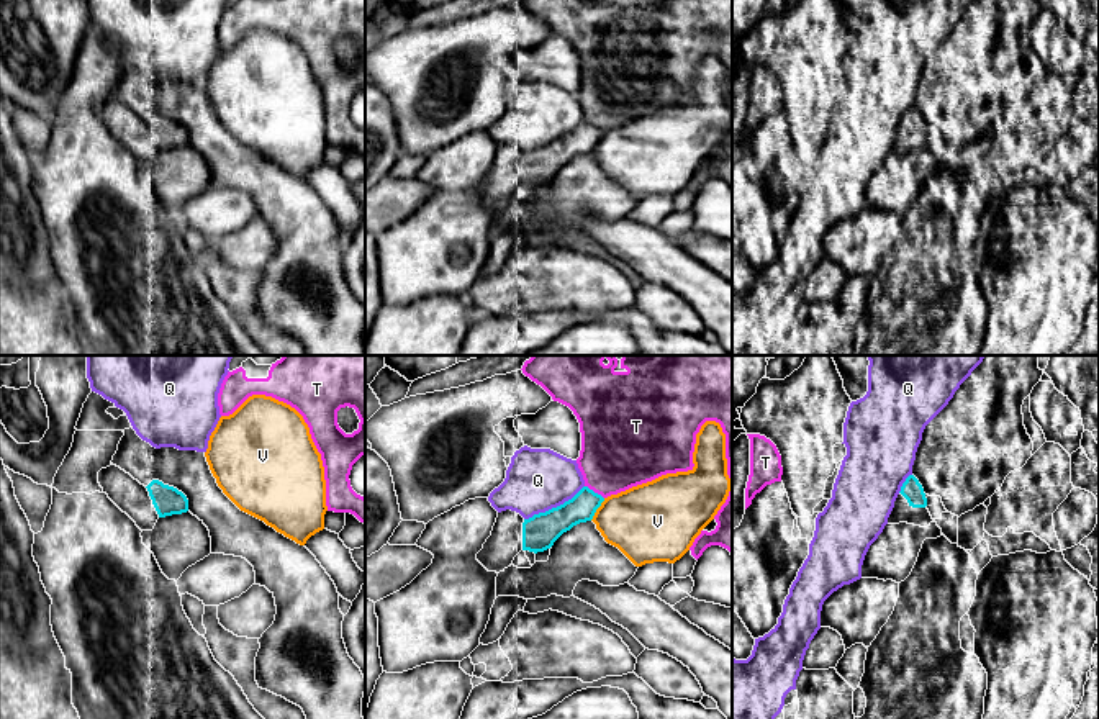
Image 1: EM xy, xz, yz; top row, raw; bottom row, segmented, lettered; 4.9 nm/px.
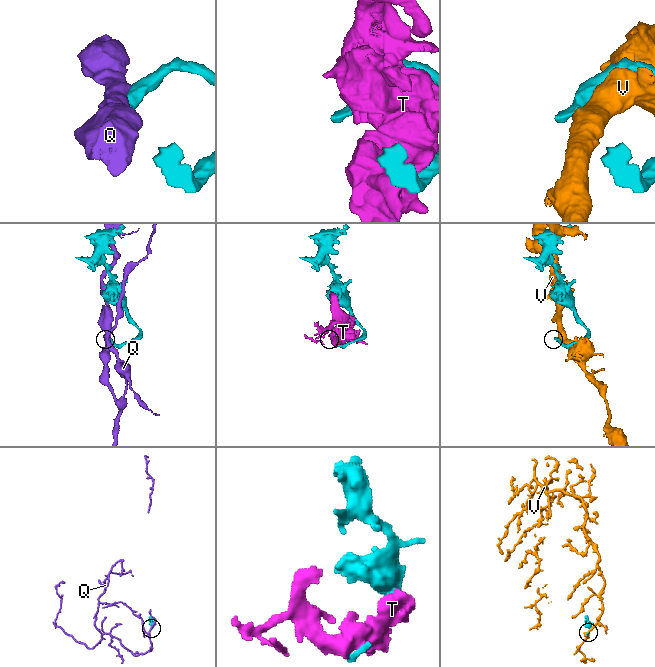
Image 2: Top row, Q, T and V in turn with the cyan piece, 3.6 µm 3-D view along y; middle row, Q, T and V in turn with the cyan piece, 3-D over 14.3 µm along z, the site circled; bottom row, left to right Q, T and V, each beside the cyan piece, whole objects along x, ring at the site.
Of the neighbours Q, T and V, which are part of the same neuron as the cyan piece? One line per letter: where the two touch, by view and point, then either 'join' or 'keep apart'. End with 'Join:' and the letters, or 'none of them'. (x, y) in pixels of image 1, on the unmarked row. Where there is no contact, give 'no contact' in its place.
Q: contact xz (554, 141); keep apart
T: contact xz (593, 125); keep apart
V: contact xz (596, 141); keep apart
Join: none of them

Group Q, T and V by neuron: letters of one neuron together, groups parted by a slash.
Q / T / V

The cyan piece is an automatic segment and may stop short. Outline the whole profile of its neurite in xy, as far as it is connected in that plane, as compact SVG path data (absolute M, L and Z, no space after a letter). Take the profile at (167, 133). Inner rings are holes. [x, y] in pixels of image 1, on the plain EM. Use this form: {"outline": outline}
{"outline": "M110 98L98 105L98 116L103 121L103 126L106 126L108 131L123 146L126 146L141 164L152 164L159 151L188 144L188 133L177 121L164 118L159 113L152 113L147 120L144 120L116 98Z"}

